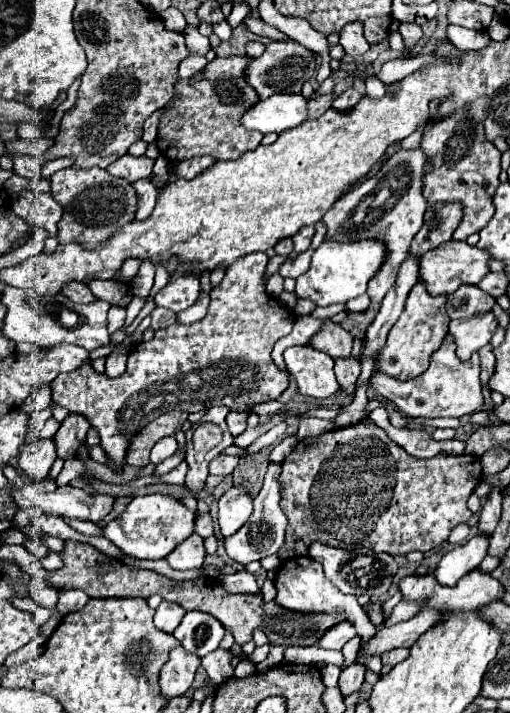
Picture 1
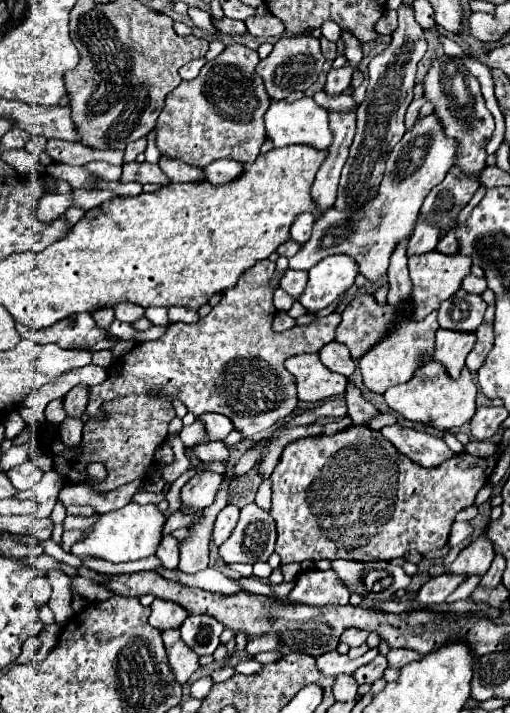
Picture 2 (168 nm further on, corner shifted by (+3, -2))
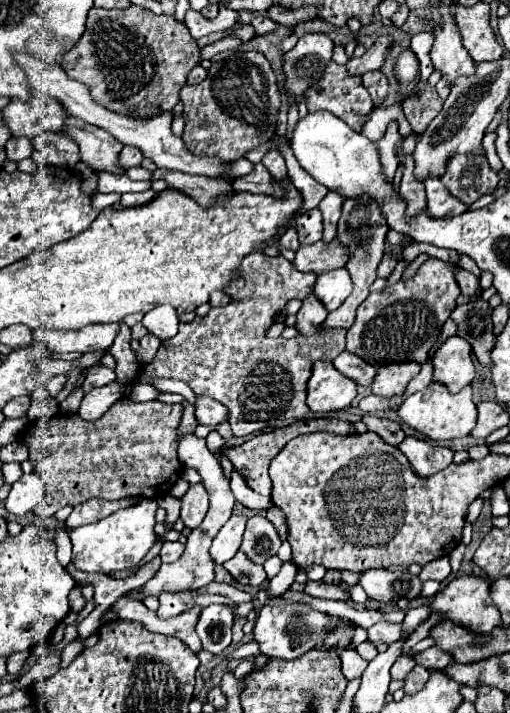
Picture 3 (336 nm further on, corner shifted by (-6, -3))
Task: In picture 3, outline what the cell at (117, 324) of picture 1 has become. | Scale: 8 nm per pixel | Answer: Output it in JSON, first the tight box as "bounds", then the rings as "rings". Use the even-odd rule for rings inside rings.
{"bounds":[136,333,160,363],"rings":[[[152,333],[144,335],[144,337],[140,339],[140,349],[136,351],[138,361],[140,361],[140,363],[150,363],[152,357],[156,357],[158,347],[160,347],[160,339],[158,339],[158,337],[154,337]]]}

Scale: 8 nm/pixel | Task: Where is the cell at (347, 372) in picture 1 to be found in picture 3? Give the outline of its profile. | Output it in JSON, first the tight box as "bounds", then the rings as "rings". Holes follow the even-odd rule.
{"bounds":[362,415,406,447],"rings":[[[364,415],[362,421],[364,421],[364,425],[368,427],[368,431],[380,435],[380,439],[386,441],[388,445],[392,445],[392,447],[398,447],[398,445],[402,443],[402,439],[406,437],[404,431],[400,429],[400,425],[394,423],[394,421],[378,419],[378,417],[372,417],[372,415]]]}

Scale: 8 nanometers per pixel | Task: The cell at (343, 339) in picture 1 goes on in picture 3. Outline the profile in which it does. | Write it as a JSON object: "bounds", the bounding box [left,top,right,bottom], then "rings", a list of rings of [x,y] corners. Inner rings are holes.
{"bounds":[334,351,376,385],"rings":[[[342,351],[334,361],[334,367],[348,379],[352,379],[356,385],[372,385],[376,377],[376,367],[368,365],[364,359],[356,357],[354,353]]]}

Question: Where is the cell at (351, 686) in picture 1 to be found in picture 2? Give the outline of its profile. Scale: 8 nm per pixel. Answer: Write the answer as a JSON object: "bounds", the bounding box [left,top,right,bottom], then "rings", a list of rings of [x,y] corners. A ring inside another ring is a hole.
{"bounds":[351,656,387,684],"rings":[[[377,656],[373,662],[357,668],[351,676],[357,684],[373,684],[375,680],[379,680],[383,676],[383,670],[387,668],[387,658],[385,656]]]}

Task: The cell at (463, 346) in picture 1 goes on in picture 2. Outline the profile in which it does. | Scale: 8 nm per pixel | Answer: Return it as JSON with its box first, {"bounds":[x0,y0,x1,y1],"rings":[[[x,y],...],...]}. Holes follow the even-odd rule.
{"bounds":[433,328,477,378],"rings":[[[439,328],[433,358],[439,360],[453,378],[457,378],[475,342],[477,342],[475,332],[453,332],[453,330]]]}

